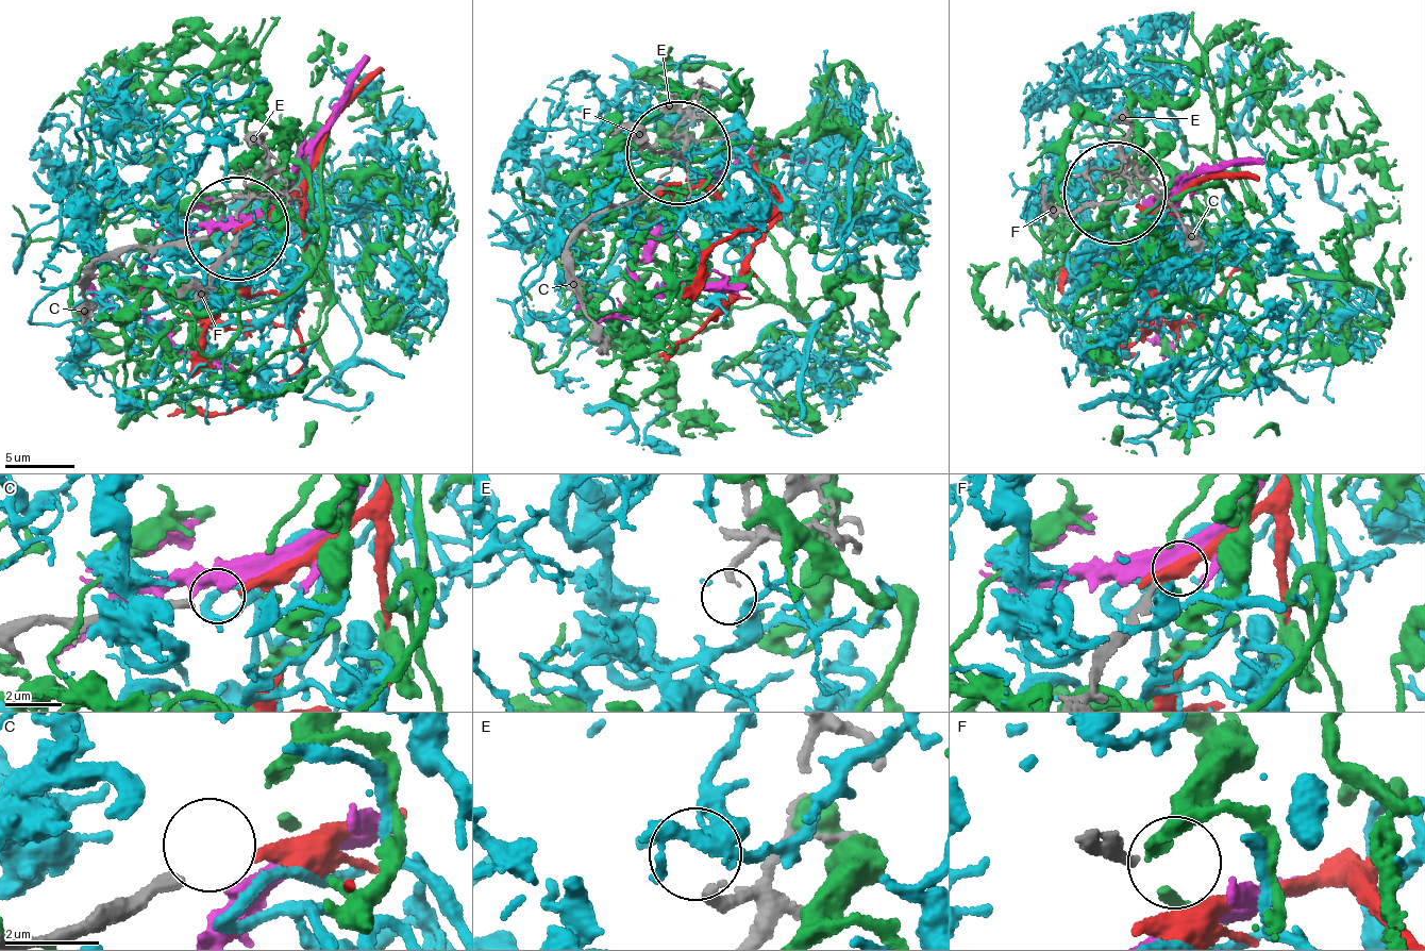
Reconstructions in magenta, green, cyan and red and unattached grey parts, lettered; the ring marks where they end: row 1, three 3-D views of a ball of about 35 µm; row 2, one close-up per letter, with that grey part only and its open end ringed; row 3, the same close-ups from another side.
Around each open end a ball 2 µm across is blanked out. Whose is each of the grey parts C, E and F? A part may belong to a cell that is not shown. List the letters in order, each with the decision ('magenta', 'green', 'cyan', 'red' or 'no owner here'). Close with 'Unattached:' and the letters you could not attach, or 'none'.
C: red
E: cyan
F: no owner here
Unattached: F

